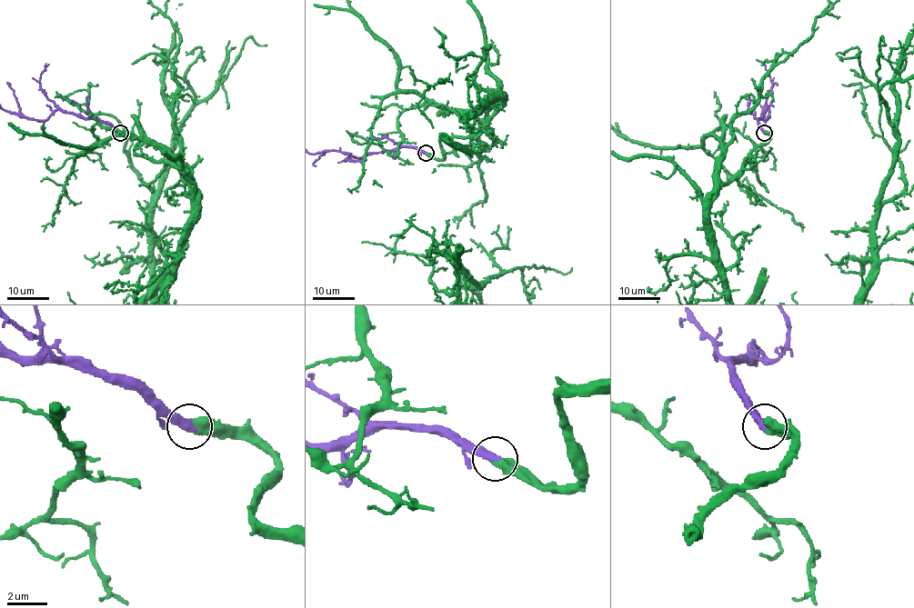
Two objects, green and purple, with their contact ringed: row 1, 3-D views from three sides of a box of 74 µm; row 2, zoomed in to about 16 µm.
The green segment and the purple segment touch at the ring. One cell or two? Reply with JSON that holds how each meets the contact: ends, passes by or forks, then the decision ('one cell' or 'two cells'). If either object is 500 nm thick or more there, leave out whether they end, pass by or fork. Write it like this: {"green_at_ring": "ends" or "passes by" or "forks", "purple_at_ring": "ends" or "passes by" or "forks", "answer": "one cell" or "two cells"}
{"answer": "one cell"}

